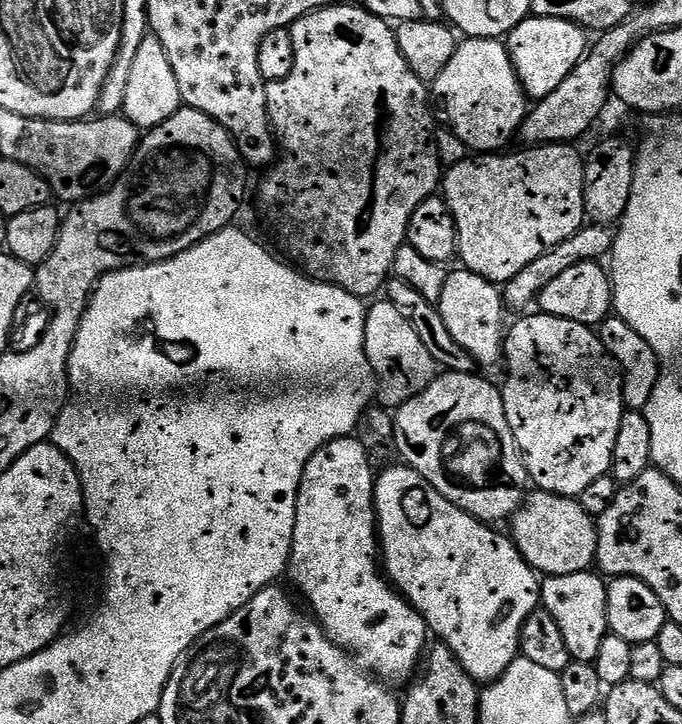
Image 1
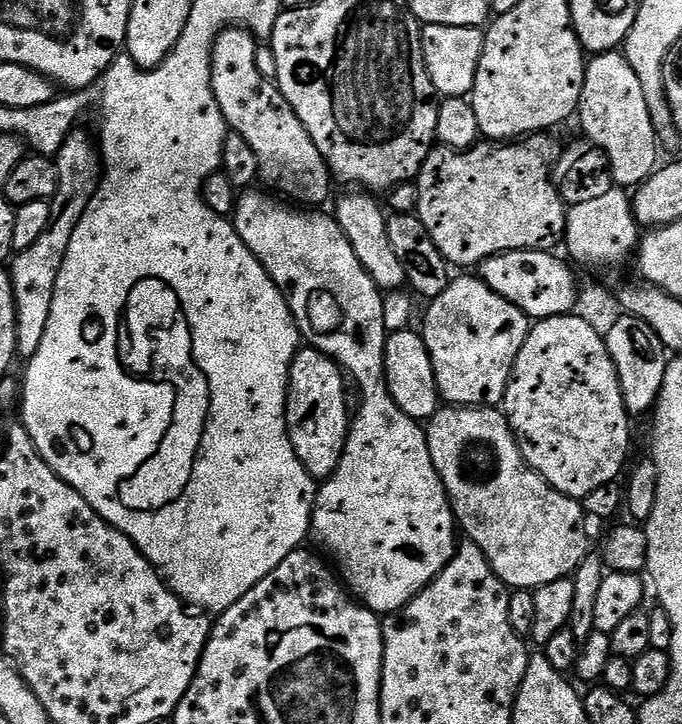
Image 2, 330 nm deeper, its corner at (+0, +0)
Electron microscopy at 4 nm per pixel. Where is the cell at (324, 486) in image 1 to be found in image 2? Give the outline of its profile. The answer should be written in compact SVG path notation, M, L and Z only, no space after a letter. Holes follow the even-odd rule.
M311 346L301 347L292 360L292 372L288 375L288 437L302 466L320 482L334 474L348 441L350 408L348 412L344 380L340 365Z

